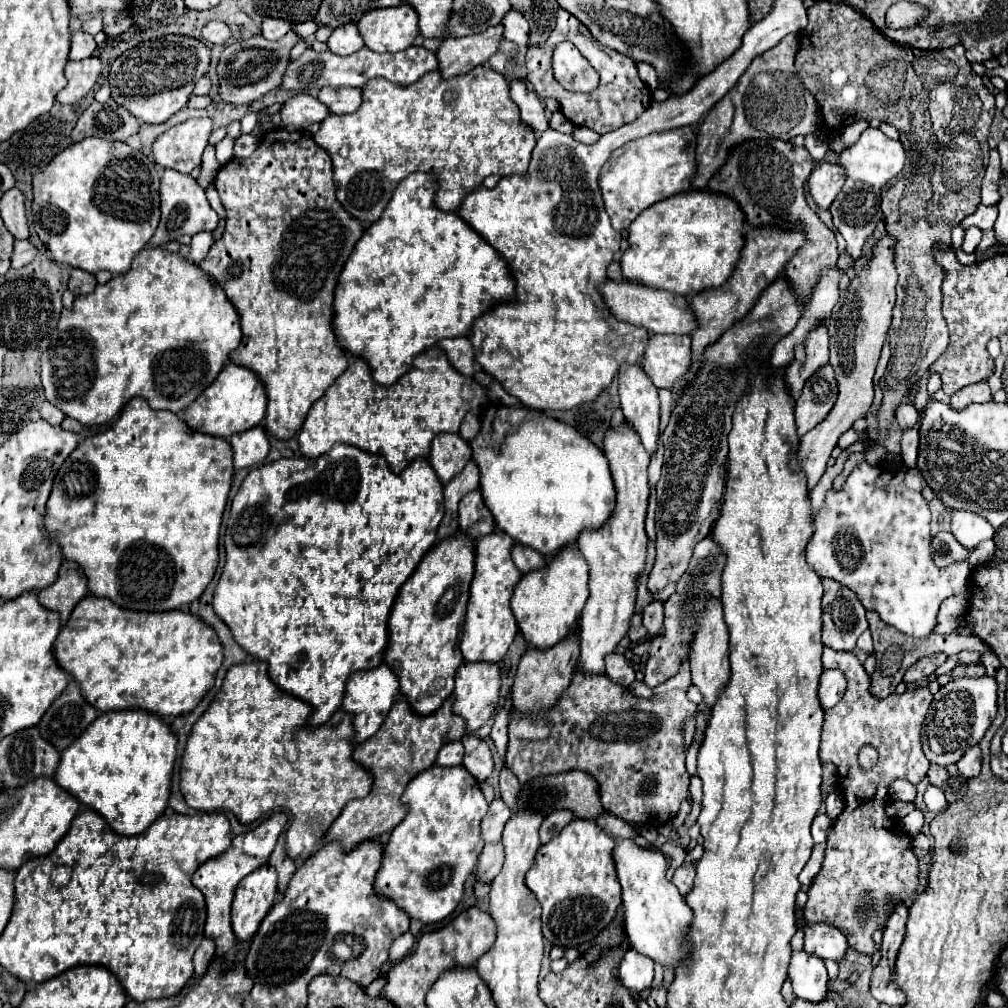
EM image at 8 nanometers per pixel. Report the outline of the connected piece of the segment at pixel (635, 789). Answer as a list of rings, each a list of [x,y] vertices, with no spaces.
[[[575,671],[571,685],[545,717],[531,721],[509,715],[507,767],[517,775],[521,785],[537,775],[555,775],[571,769],[585,771],[597,779],[605,811],[621,817],[627,823],[659,827],[669,823],[677,815],[679,805],[689,799],[683,729],[685,719],[693,717],[695,711],[697,705],[691,703],[683,691],[669,691],[653,695],[651,699],[643,699],[635,697],[629,689],[621,689],[621,685],[613,683],[607,675],[583,679],[577,677]]]

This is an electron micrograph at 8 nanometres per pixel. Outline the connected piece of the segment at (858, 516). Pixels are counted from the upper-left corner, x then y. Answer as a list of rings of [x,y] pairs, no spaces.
[[[861,463],[853,469],[847,483],[841,491],[827,491],[825,505],[817,513],[813,521],[813,535],[805,547],[805,557],[811,569],[815,569],[821,577],[837,579],[857,593],[865,609],[873,609],[881,615],[881,619],[897,627],[899,631],[911,635],[913,639],[925,641],[935,625],[939,607],[945,597],[951,595],[971,595],[969,593],[969,567],[965,563],[953,563],[945,569],[939,569],[931,559],[931,533],[929,521],[931,513],[927,501],[921,495],[923,477],[919,469],[899,467],[899,471],[891,471],[887,465],[871,467]]]

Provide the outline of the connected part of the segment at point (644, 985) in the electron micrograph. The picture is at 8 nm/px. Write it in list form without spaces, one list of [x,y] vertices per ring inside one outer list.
[[[629,949],[619,967],[619,979],[631,993],[641,993],[651,987],[653,981],[653,959]]]

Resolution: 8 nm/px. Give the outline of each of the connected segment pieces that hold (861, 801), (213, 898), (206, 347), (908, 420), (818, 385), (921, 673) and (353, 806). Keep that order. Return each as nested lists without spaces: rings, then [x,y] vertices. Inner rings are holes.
[[[823,647],[823,667],[835,667],[841,669],[847,677],[847,691],[845,697],[829,711],[825,711],[823,721],[823,737],[821,737],[821,749],[819,757],[821,761],[829,761],[837,765],[839,771],[839,791],[843,791],[845,797],[845,809],[843,813],[833,821],[827,837],[827,849],[825,849],[825,861],[817,877],[813,879],[807,895],[809,901],[805,905],[805,921],[807,923],[829,923],[835,925],[849,941],[849,947],[873,957],[877,951],[877,945],[873,941],[873,933],[887,923],[887,897],[895,901],[895,905],[903,903],[905,899],[917,897],[919,889],[919,861],[913,853],[913,839],[903,833],[901,823],[895,821],[885,813],[887,799],[889,799],[889,785],[895,779],[909,779],[909,781],[923,781],[929,769],[929,761],[923,755],[921,749],[921,725],[925,721],[925,715],[929,711],[929,705],[933,701],[933,695],[929,689],[915,689],[905,691],[903,695],[891,693],[889,697],[881,699],[869,691],[869,673],[853,653],[841,653],[831,647]],[[861,743],[873,743],[879,751],[879,763],[869,771],[861,773],[857,765],[857,751]]]
[[[273,813],[269,819],[265,819],[259,827],[247,831],[247,833],[241,833],[233,839],[231,847],[205,861],[197,873],[193,875],[193,885],[197,889],[203,891],[205,895],[205,901],[207,901],[207,923],[205,923],[205,935],[213,937],[217,941],[217,957],[223,959],[225,967],[229,967],[233,961],[235,961],[235,935],[233,935],[233,929],[231,929],[231,919],[229,919],[229,911],[231,911],[231,901],[233,901],[233,895],[235,895],[235,889],[239,885],[239,881],[249,875],[251,871],[255,871],[257,867],[265,865],[269,861],[269,853],[273,853],[273,845],[277,843],[279,839],[279,833],[283,831],[283,827],[287,825],[289,817],[285,813]]]
[[[145,247],[133,259],[129,273],[111,277],[111,281],[107,281],[105,285],[97,285],[93,293],[79,295],[71,309],[63,309],[61,321],[57,325],[57,333],[53,333],[49,349],[41,355],[41,381],[43,381],[47,401],[57,405],[67,417],[73,417],[83,425],[103,425],[113,421],[115,417],[119,417],[121,409],[125,407],[125,401],[133,397],[145,397],[153,409],[167,409],[173,413],[181,413],[205,391],[205,387],[209,387],[215,381],[217,373],[221,373],[221,369],[229,361],[229,355],[239,347],[239,343],[241,343],[239,313],[235,305],[229,301],[229,297],[225,295],[223,287],[217,281],[213,281],[197,263],[181,257],[181,253],[171,253],[163,247]]]
[[[903,403],[903,405],[899,405],[899,409],[897,409],[897,423],[901,425],[903,431],[911,429],[913,425],[919,423],[919,411],[917,411],[911,403]]]
[[[825,365],[805,383],[801,397],[797,399],[795,405],[797,435],[803,437],[807,431],[819,425],[833,409],[835,399],[837,399],[837,383],[833,377],[833,369]]]
[[[937,653],[937,655],[931,655],[931,657],[925,657],[925,659],[917,661],[913,667],[907,669],[903,681],[905,681],[905,683],[917,683],[917,681],[927,679],[939,665],[943,665],[945,659],[947,659],[945,653]]]
[[[453,697],[447,699],[437,711],[429,715],[417,715],[411,709],[409,701],[397,699],[393,703],[393,709],[389,711],[381,729],[367,741],[357,743],[353,751],[353,759],[373,771],[373,789],[367,797],[353,799],[343,807],[341,815],[337,817],[337,821],[331,825],[327,833],[327,841],[337,839],[349,851],[357,843],[371,837],[379,837],[403,821],[403,817],[409,811],[407,805],[401,803],[401,795],[407,783],[435,763],[437,753],[445,743],[461,741],[461,737],[467,733],[465,719],[455,715],[451,707],[453,707]]]

